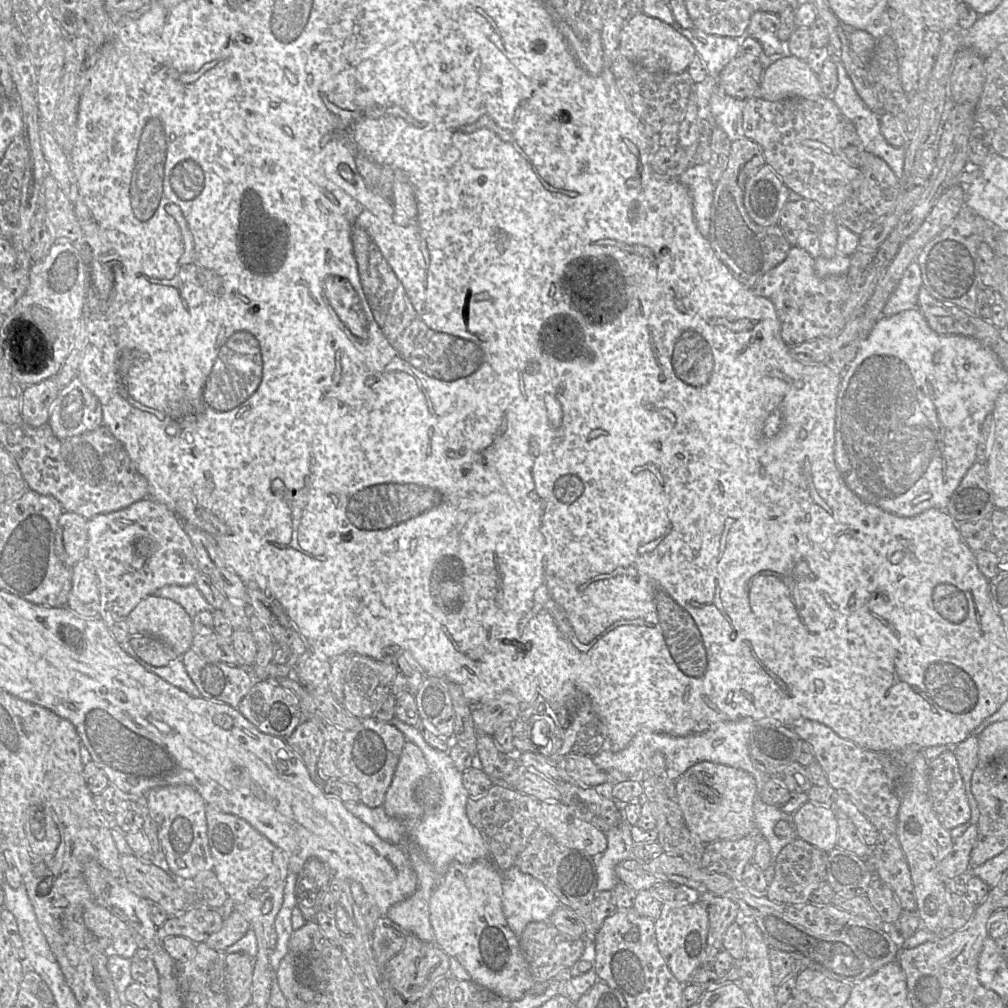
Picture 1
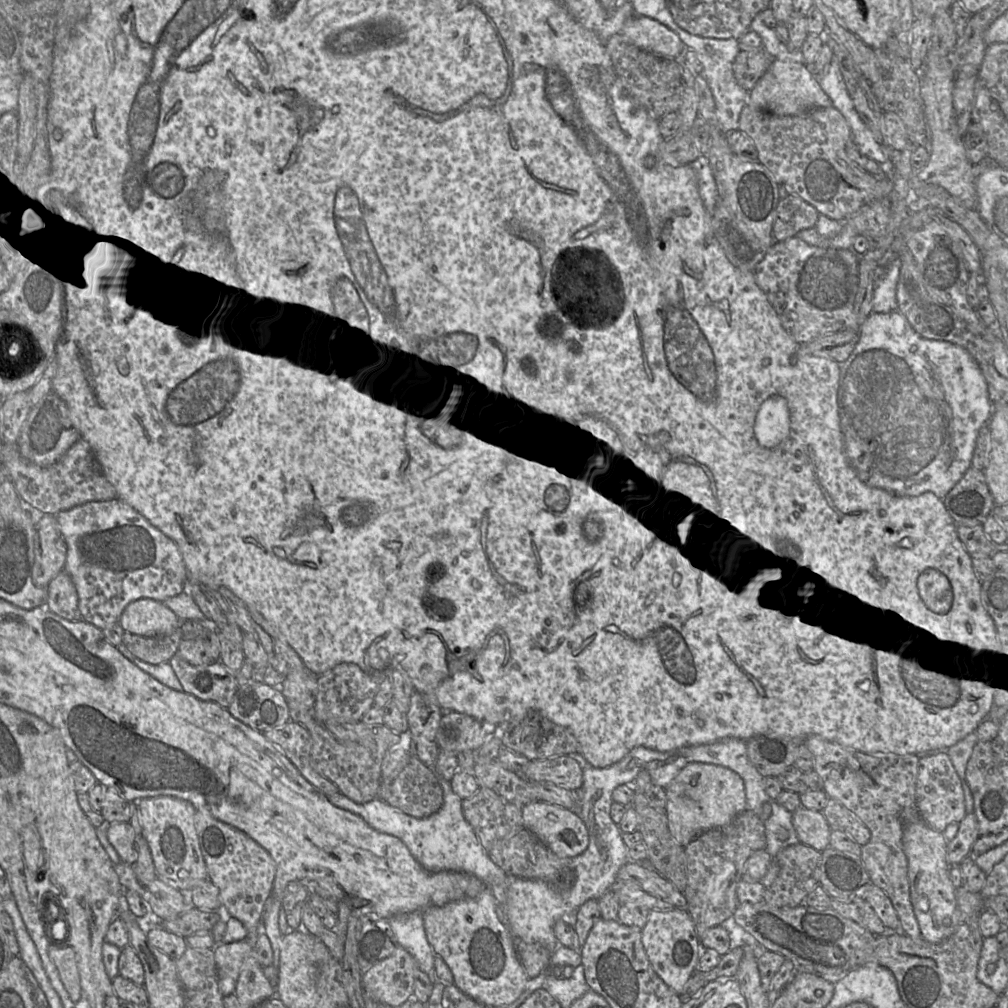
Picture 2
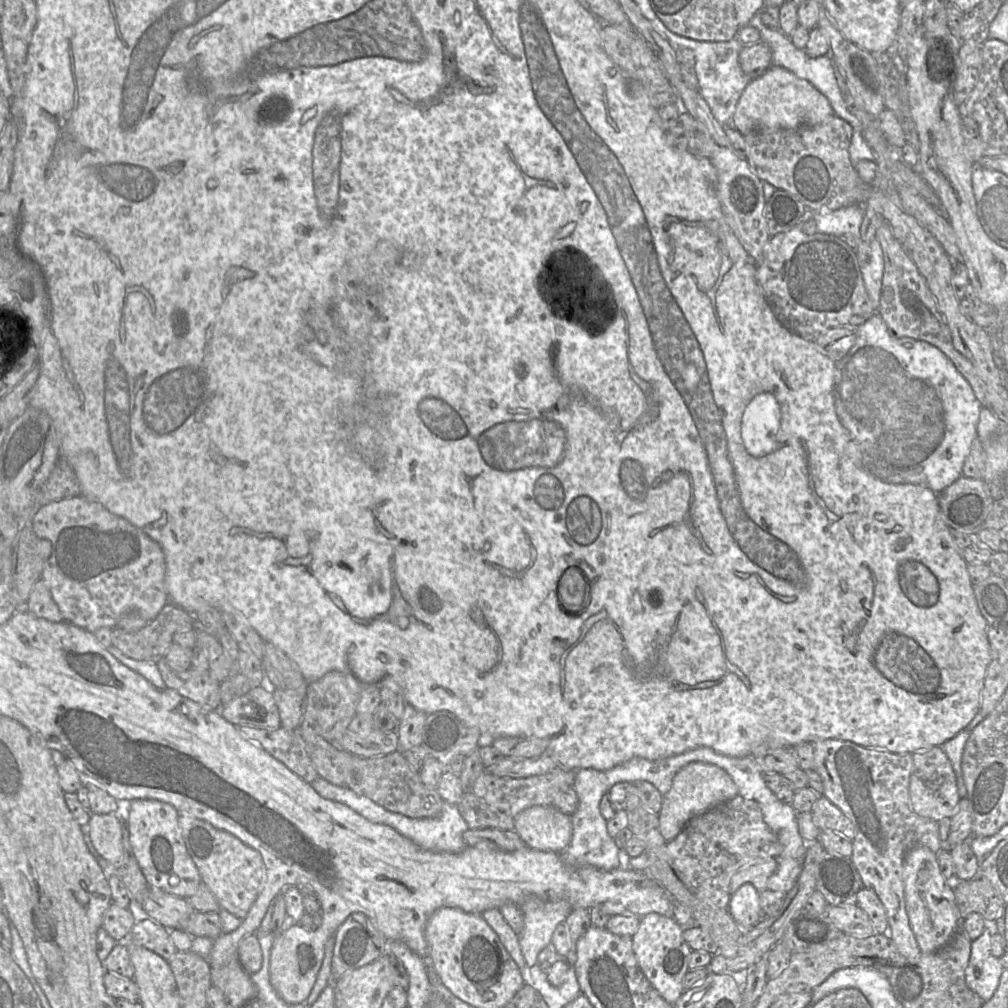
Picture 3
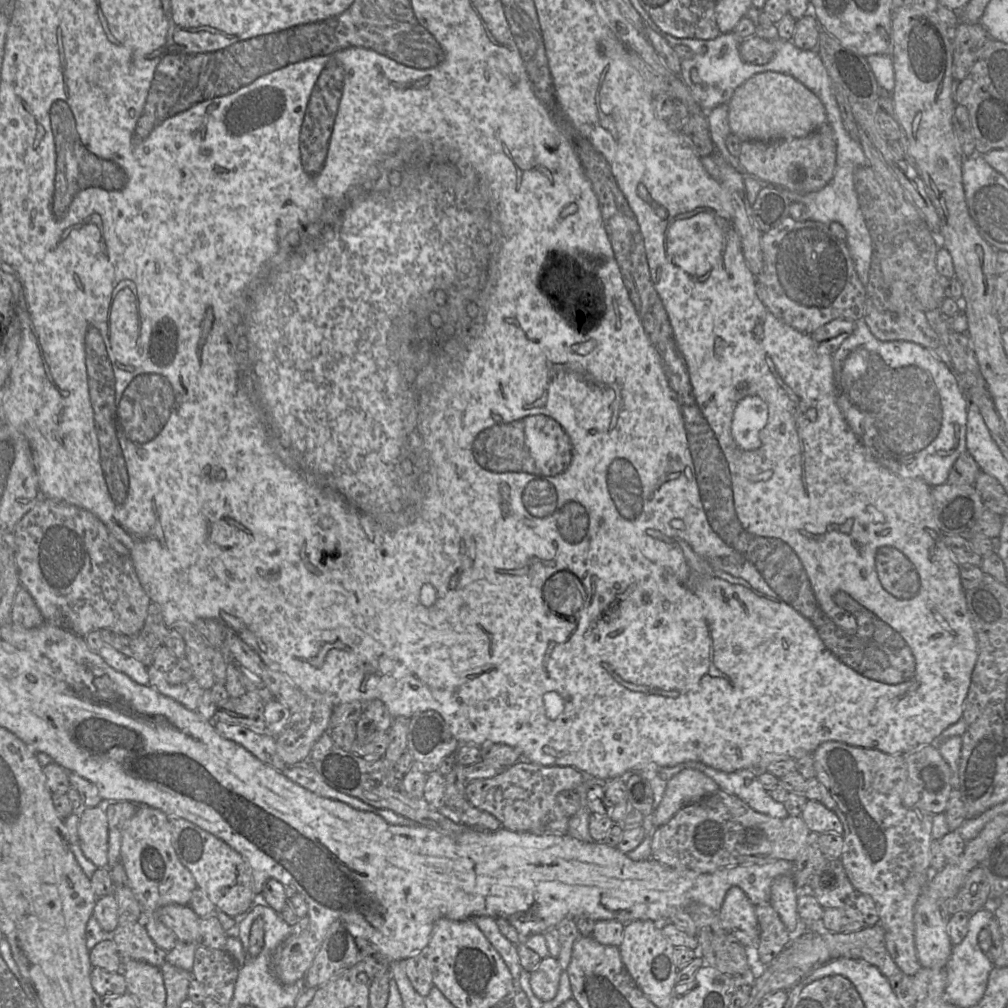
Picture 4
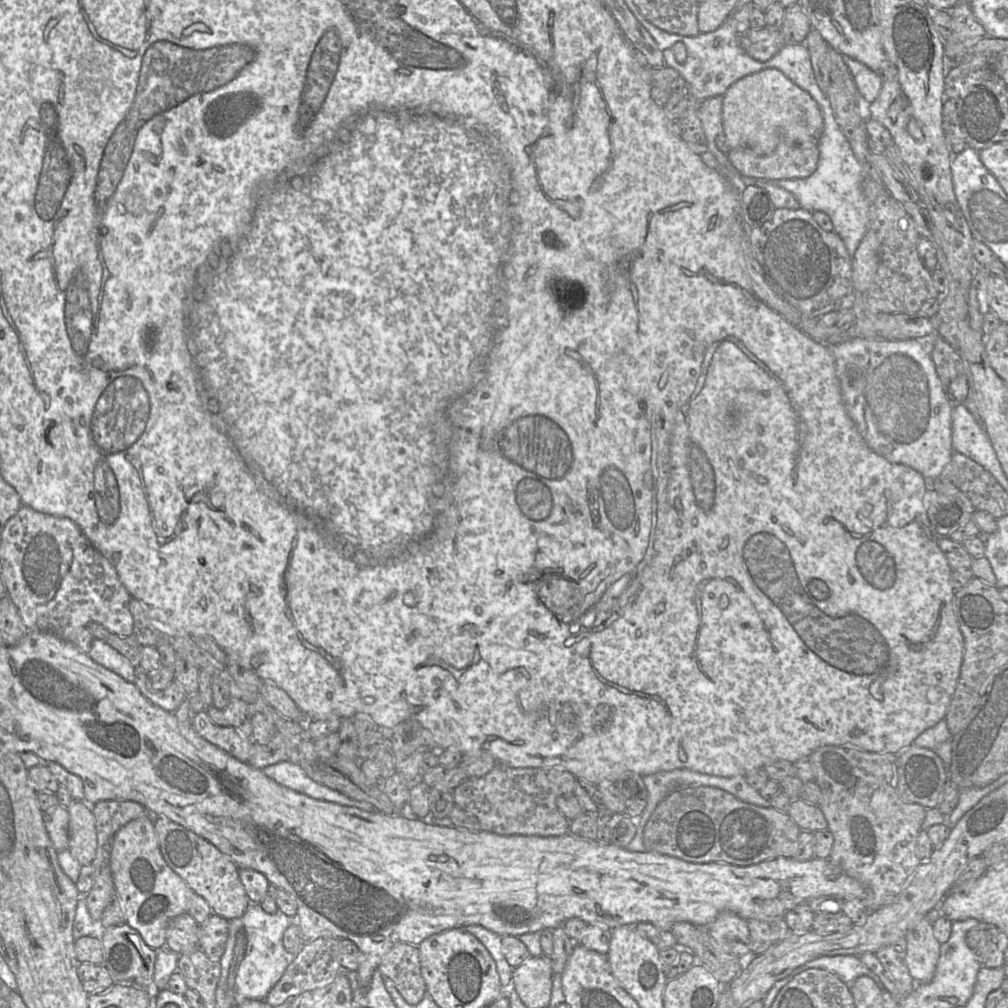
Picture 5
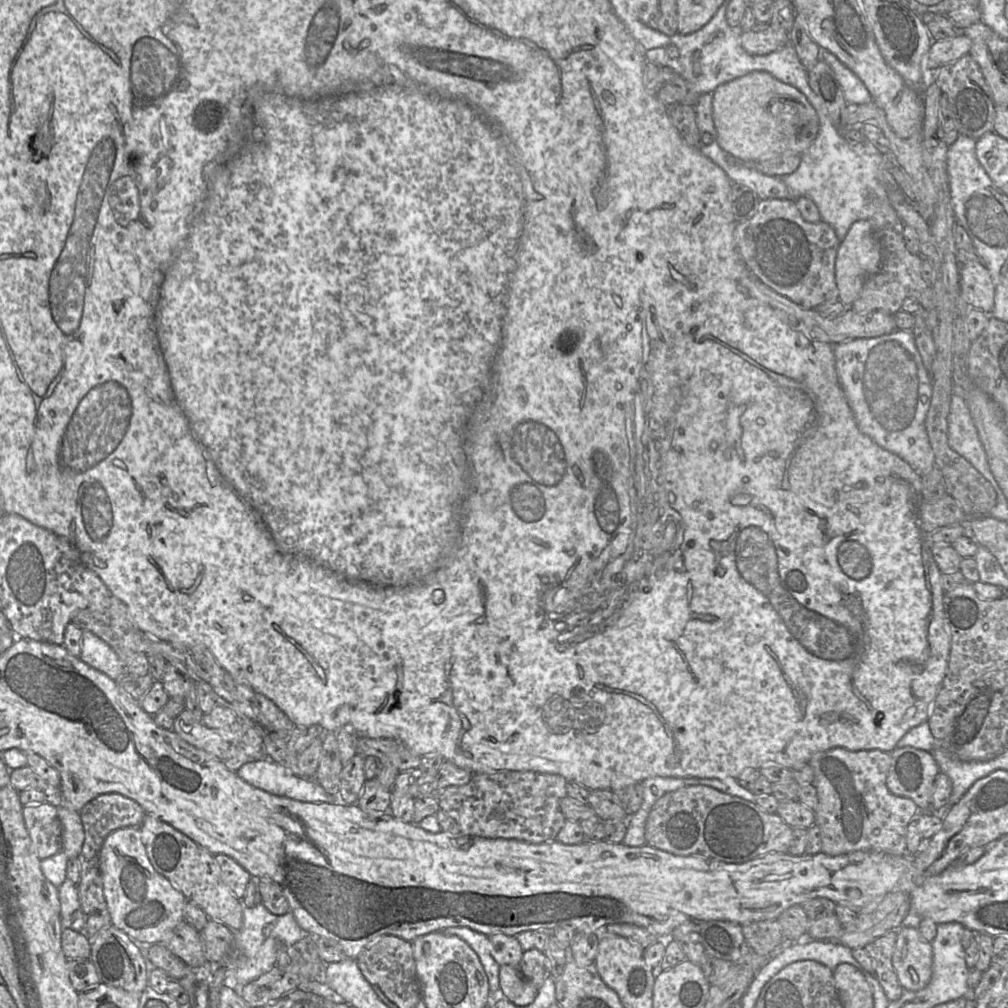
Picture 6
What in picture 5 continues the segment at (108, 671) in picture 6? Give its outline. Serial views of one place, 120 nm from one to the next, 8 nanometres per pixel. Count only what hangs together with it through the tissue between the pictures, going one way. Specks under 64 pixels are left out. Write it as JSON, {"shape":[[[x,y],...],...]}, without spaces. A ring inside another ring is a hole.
{"shape":[[[95,638],[88,655],[96,663],[116,673],[127,682],[135,682],[137,669],[126,657],[103,640]]]}

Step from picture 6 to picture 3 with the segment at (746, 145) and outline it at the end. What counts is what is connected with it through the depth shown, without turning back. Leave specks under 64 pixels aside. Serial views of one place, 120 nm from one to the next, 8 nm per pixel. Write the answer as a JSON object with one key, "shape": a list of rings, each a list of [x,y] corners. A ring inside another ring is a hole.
{"shape":[[[771,66],[744,89],[736,106],[731,125],[743,136],[757,129],[795,129],[816,126],[834,116],[828,99],[810,82],[789,70]]]}

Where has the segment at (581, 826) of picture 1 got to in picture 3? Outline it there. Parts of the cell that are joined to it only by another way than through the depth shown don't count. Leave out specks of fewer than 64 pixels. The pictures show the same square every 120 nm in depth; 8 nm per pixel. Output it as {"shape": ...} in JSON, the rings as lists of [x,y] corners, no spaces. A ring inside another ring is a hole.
{"shape":[[[536,805],[515,817],[513,830],[532,849],[562,853],[571,841],[572,821],[554,806]]]}

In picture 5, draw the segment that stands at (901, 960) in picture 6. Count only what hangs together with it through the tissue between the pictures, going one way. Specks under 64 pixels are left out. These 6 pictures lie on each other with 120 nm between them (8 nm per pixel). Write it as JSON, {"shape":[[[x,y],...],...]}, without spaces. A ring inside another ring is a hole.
{"shape":[[[925,917],[916,921],[906,932],[906,965],[918,984],[929,982],[935,974],[940,957],[939,941],[934,937],[932,923]]]}

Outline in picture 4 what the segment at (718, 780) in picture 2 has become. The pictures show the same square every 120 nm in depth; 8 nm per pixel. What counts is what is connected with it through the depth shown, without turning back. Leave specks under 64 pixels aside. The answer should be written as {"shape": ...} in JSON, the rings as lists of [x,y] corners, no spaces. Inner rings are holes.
{"shape":[[[684,769],[667,783],[663,799],[652,813],[655,828],[666,824],[681,808],[719,790],[717,783],[704,773]]]}

